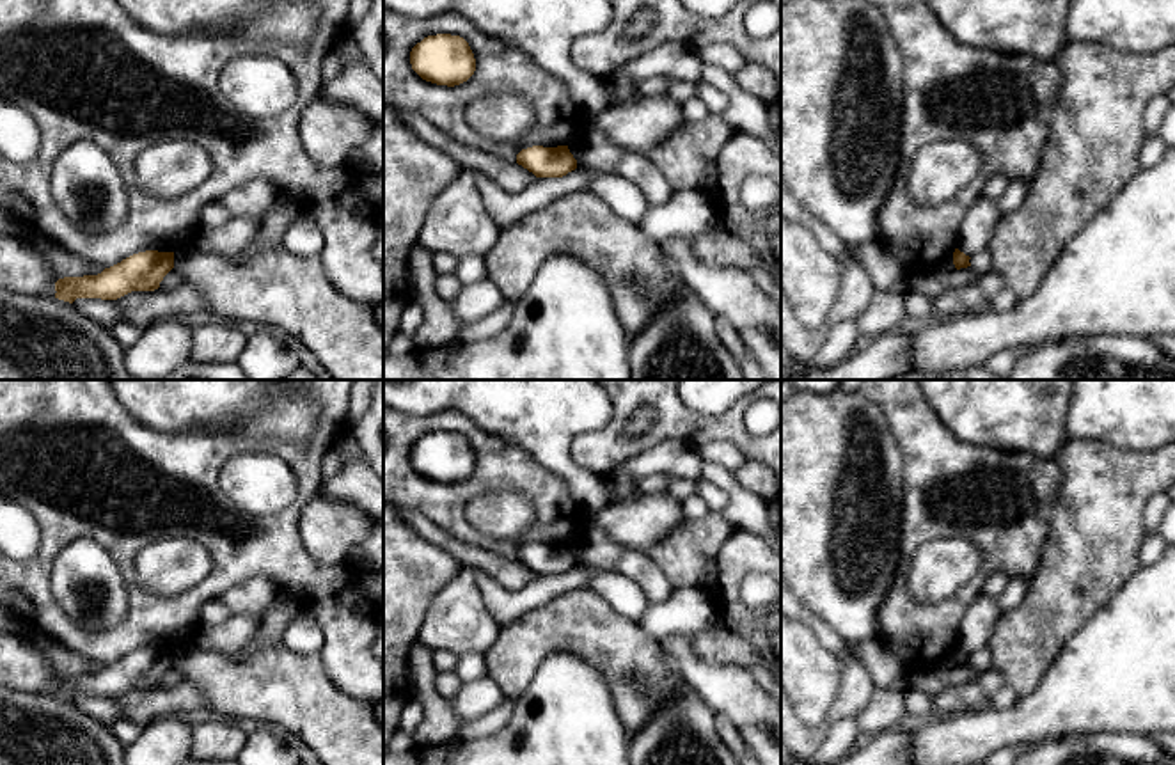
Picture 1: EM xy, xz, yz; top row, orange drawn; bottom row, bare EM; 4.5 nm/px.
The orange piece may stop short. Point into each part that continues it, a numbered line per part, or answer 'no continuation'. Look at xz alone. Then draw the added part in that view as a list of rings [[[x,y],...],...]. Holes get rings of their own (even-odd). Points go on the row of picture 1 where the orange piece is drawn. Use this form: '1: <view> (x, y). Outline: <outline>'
no continuation

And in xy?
no continuation

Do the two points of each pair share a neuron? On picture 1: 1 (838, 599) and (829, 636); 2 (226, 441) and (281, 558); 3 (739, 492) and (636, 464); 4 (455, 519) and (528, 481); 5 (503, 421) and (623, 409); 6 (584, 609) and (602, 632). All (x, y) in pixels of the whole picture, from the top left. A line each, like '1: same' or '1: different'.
1: different
2: same
3: same
4: same
5: different
6: same

